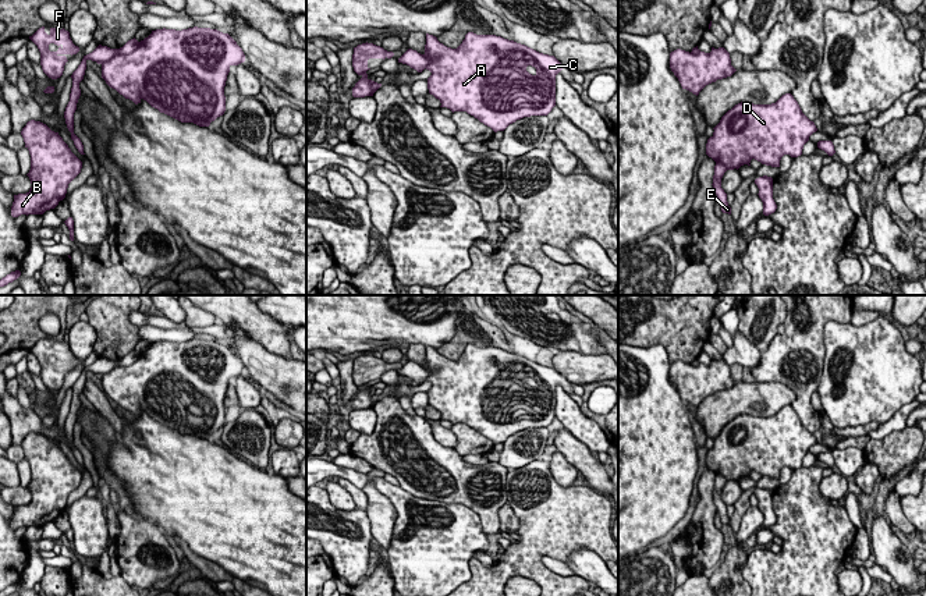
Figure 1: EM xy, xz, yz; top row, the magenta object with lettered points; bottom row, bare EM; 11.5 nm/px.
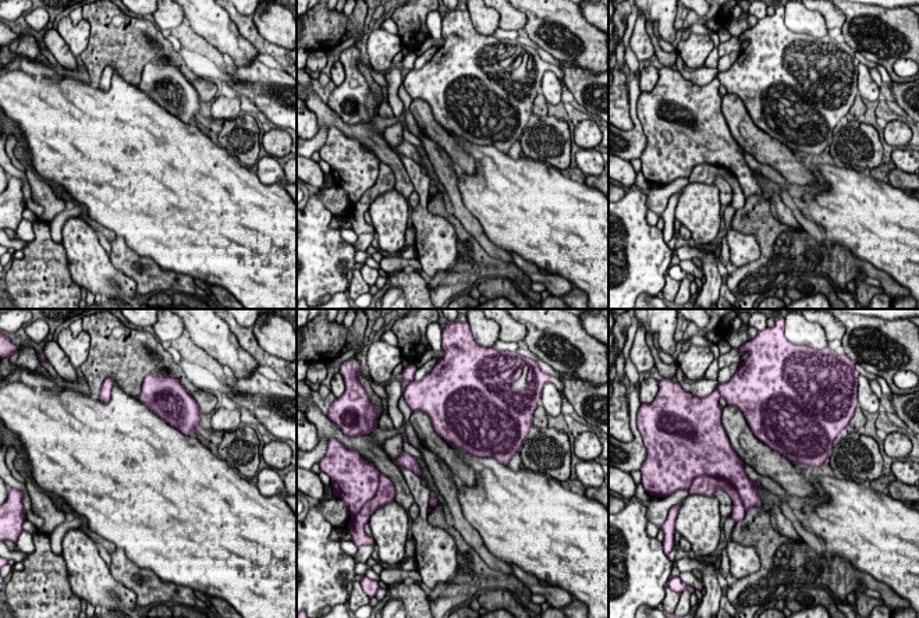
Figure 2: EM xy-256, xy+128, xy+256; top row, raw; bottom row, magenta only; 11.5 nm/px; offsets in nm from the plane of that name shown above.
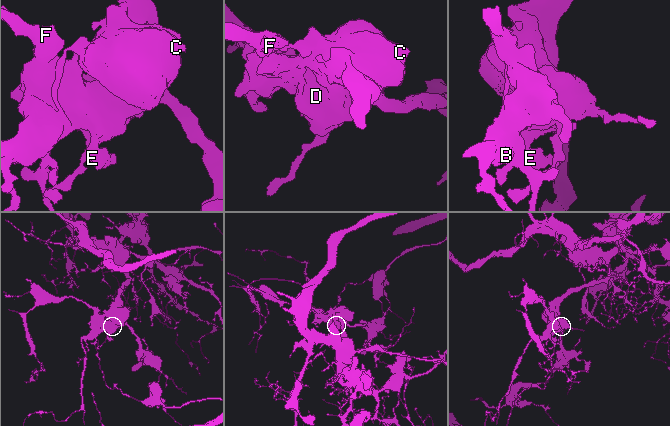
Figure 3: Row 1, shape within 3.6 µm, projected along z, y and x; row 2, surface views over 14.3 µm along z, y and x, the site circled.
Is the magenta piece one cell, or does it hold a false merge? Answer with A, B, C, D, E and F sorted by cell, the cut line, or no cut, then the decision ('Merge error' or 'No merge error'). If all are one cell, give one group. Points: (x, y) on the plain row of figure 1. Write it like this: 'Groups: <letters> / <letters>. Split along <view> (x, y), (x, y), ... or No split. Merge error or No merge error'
Groups: A B C D F / E. Split along xy (139, 354), (131, 364), (116, 365), (102, 376). Merge error

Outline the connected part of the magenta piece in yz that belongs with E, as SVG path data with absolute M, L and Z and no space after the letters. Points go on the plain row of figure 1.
M717 473L714 478L714 487L713 487L713 496L712 497L713 497L713 501L717 507L721 524L731 526L731 519L728 518L728 514L727 514L727 505L721 500L721 490L727 482L728 480L723 475Z

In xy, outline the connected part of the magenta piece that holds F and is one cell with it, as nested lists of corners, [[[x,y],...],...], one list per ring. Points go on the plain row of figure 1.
[[[42,338],[29,351],[38,358],[42,382],[52,391],[63,387],[64,377],[68,373],[65,368],[79,363],[79,359],[72,355],[70,344],[64,340],[50,340],[47,347],[45,338]]]

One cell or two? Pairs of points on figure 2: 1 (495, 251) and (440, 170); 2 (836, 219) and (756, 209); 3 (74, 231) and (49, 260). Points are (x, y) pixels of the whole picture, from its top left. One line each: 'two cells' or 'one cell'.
1: one cell
2: two cells
3: two cells

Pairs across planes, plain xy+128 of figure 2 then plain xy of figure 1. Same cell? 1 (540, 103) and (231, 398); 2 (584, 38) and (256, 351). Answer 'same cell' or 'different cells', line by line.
1: same cell
2: different cells

